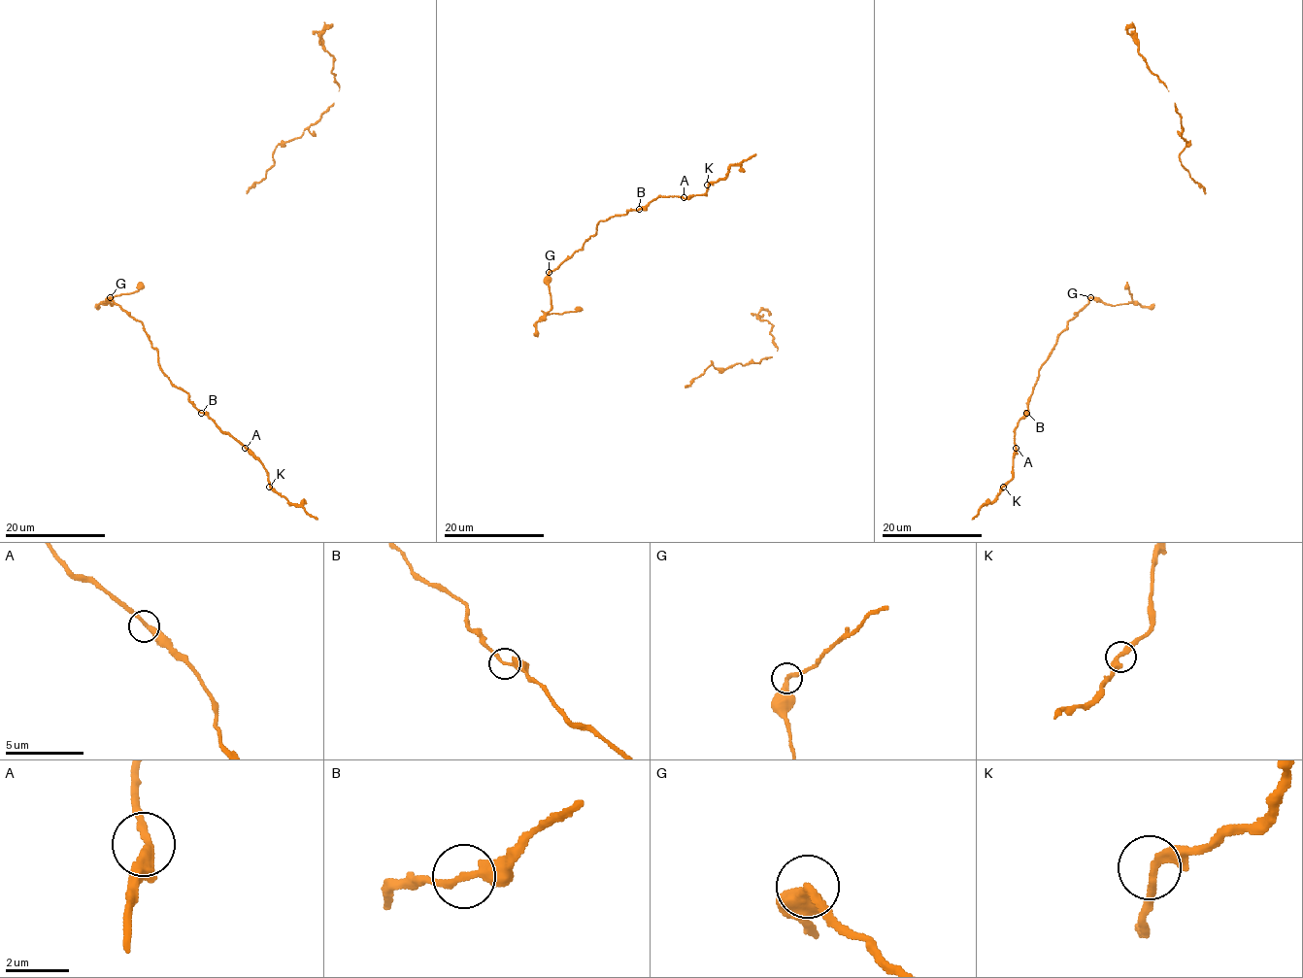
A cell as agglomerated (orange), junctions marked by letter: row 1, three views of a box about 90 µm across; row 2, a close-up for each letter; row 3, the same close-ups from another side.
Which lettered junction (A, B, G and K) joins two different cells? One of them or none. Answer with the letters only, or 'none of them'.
G

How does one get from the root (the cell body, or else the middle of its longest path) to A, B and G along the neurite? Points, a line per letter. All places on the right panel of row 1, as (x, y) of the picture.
A: (1129, 292), (1126, 304), (1090, 298), (1068, 321), (1039, 370), (1027, 412), (1014, 430), (1016, 448)
B: (1129, 292), (1131, 300), (1126, 304), (1111, 305), (1090, 298), (1068, 321), (1039, 370), (1026, 413)
G: (1129, 292), (1131, 294), (1129, 303), (1116, 305), (1096, 301), (1090, 296)

